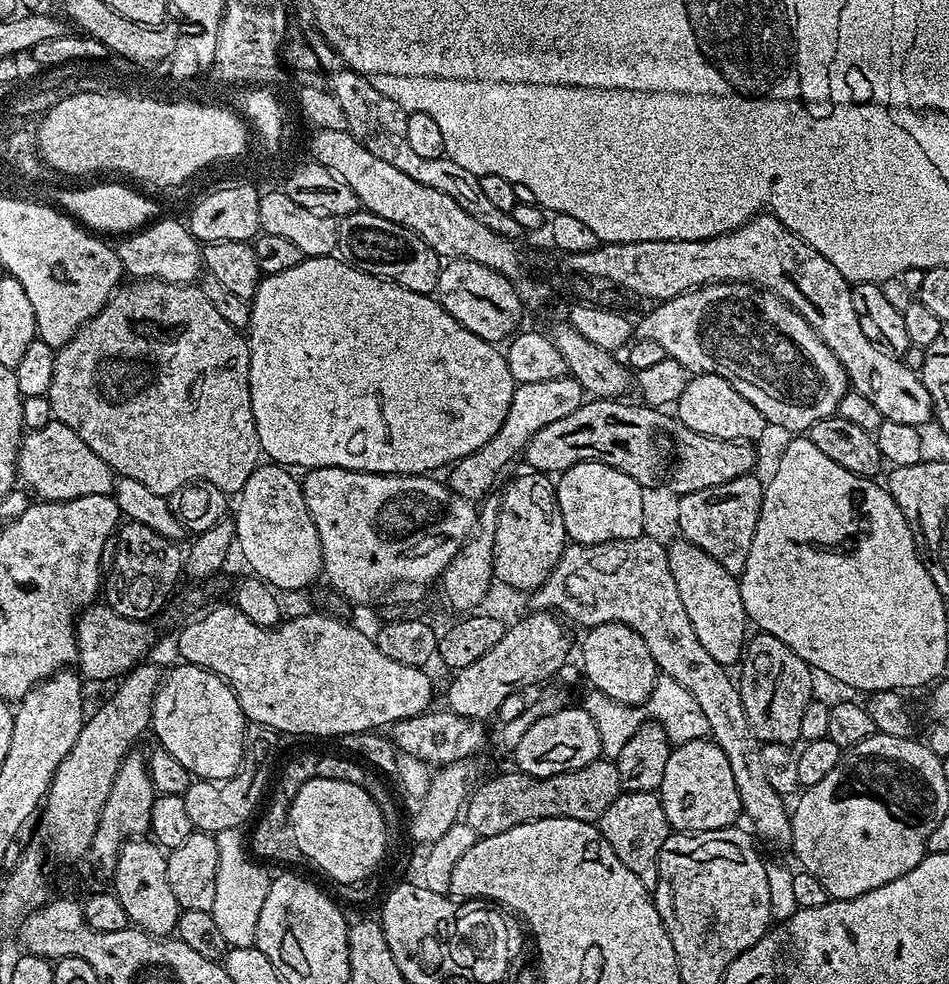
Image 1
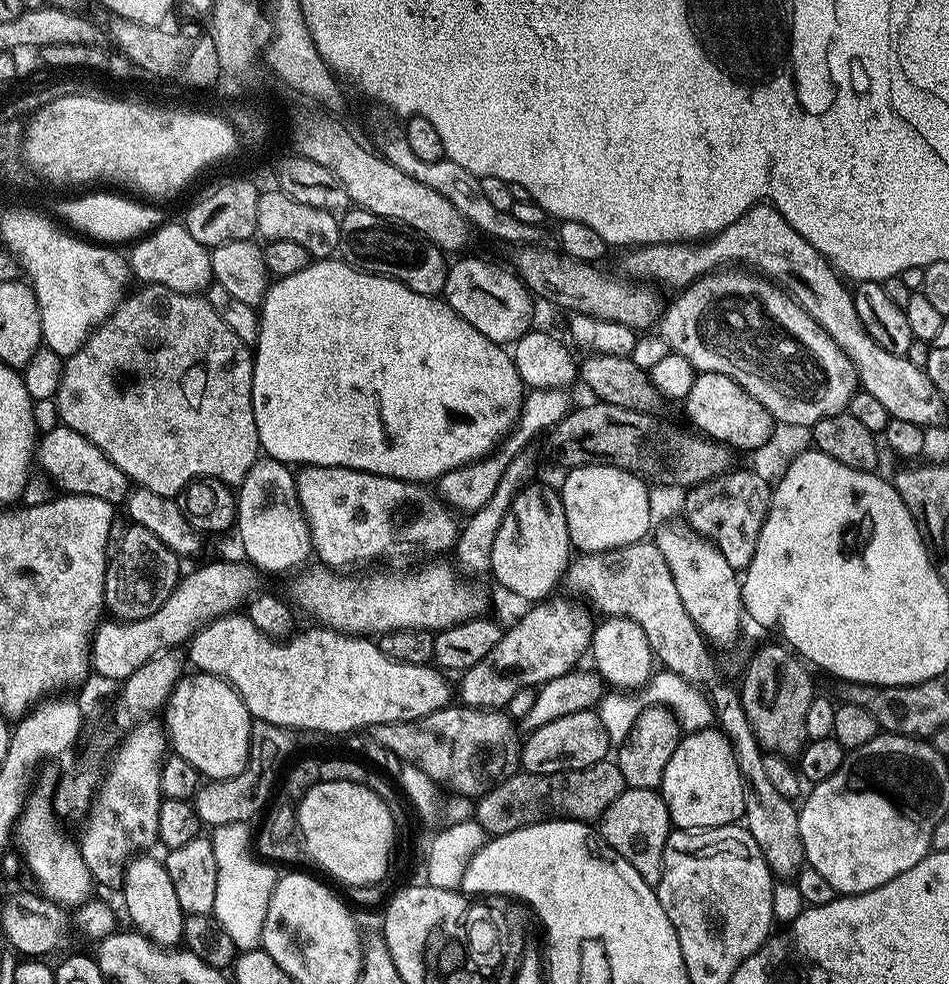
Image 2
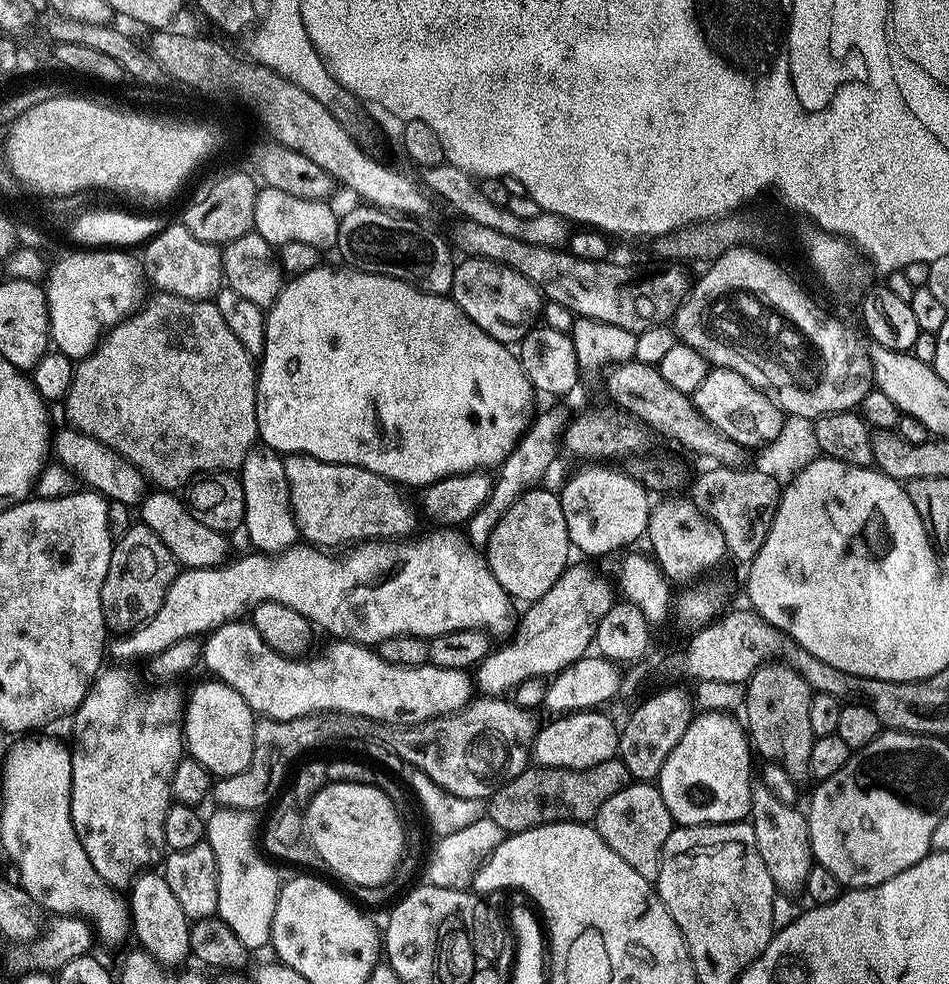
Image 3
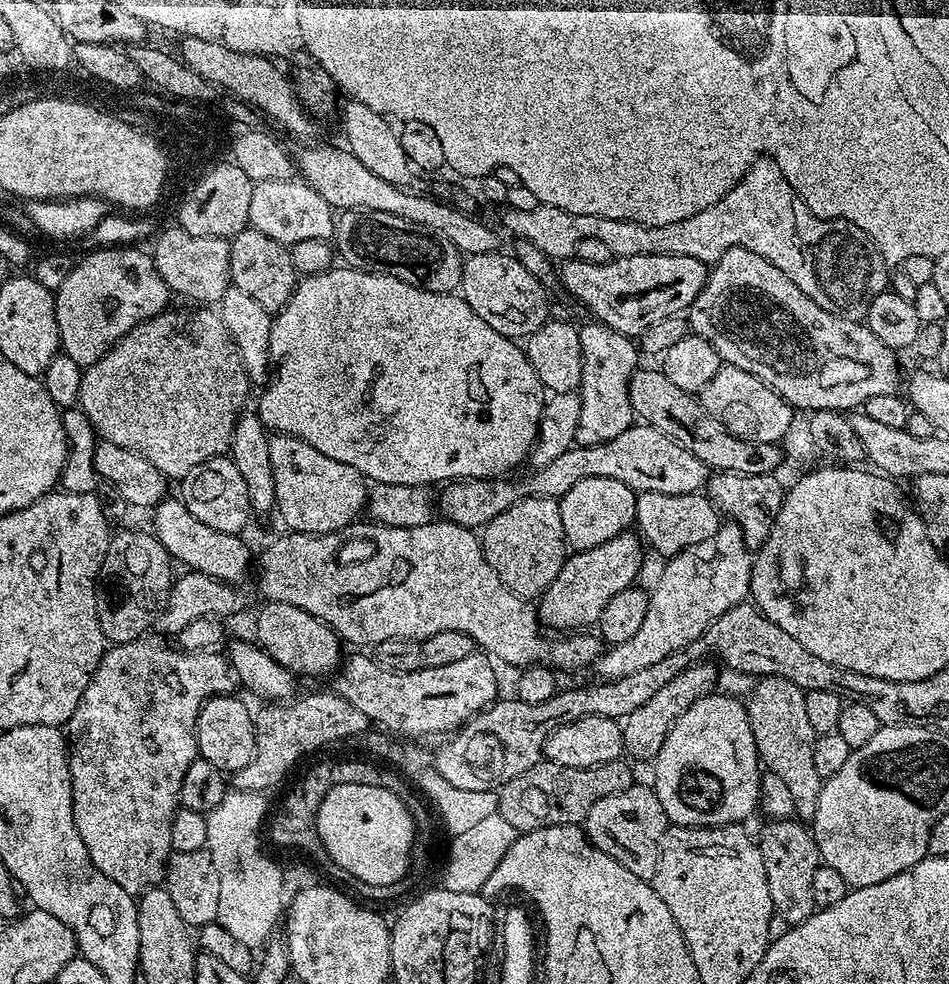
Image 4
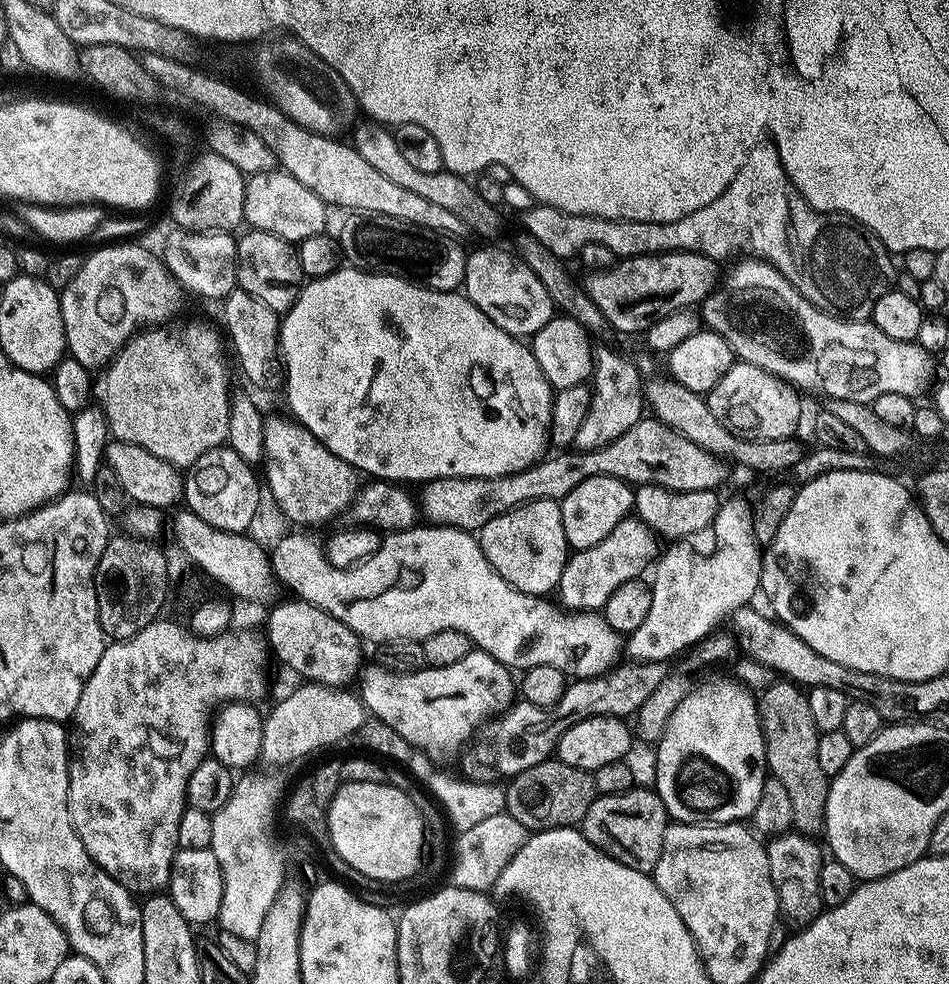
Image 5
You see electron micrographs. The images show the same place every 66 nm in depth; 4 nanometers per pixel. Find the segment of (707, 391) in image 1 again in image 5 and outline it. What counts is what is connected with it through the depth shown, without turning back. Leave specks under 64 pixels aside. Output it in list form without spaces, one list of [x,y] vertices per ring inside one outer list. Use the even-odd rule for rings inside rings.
[[[738,362],[706,393],[708,409],[731,432],[749,440],[796,436],[801,393],[787,381],[756,365]]]

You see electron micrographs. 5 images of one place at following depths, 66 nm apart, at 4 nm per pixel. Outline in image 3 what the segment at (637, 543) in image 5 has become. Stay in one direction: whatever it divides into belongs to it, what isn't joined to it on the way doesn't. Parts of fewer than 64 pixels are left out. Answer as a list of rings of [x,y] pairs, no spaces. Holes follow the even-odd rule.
[[[573,563],[571,566],[564,569],[564,573],[558,578],[558,582],[554,582],[554,586],[550,586],[550,590],[546,590],[546,594],[542,594],[542,598],[531,601],[527,605],[528,608],[524,612],[524,618],[521,617],[518,629],[515,631],[514,637],[508,642],[510,643],[506,648],[497,647],[495,650],[489,652],[487,658],[479,664],[476,672],[476,680],[480,689],[484,690],[483,695],[488,698],[496,698],[507,690],[514,690],[522,682],[526,682],[530,678],[551,678],[556,675],[557,672],[561,672],[564,668],[570,668],[574,661],[581,660],[584,655],[593,647],[596,638],[596,624],[604,617],[606,610],[610,610],[614,603],[614,597],[612,597],[612,584],[603,576],[600,572],[595,572],[588,564],[576,564]]]

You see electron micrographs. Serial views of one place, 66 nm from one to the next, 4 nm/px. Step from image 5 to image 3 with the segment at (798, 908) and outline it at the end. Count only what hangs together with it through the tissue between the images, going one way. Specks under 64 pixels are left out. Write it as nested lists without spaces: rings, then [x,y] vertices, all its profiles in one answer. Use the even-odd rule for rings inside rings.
[[[763,782],[753,783],[750,823],[758,842],[758,854],[762,854],[762,862],[766,862],[766,870],[770,870],[770,878],[780,894],[803,893],[806,878],[814,866],[808,818],[798,809],[799,807],[778,802],[778,798],[770,794]]]

